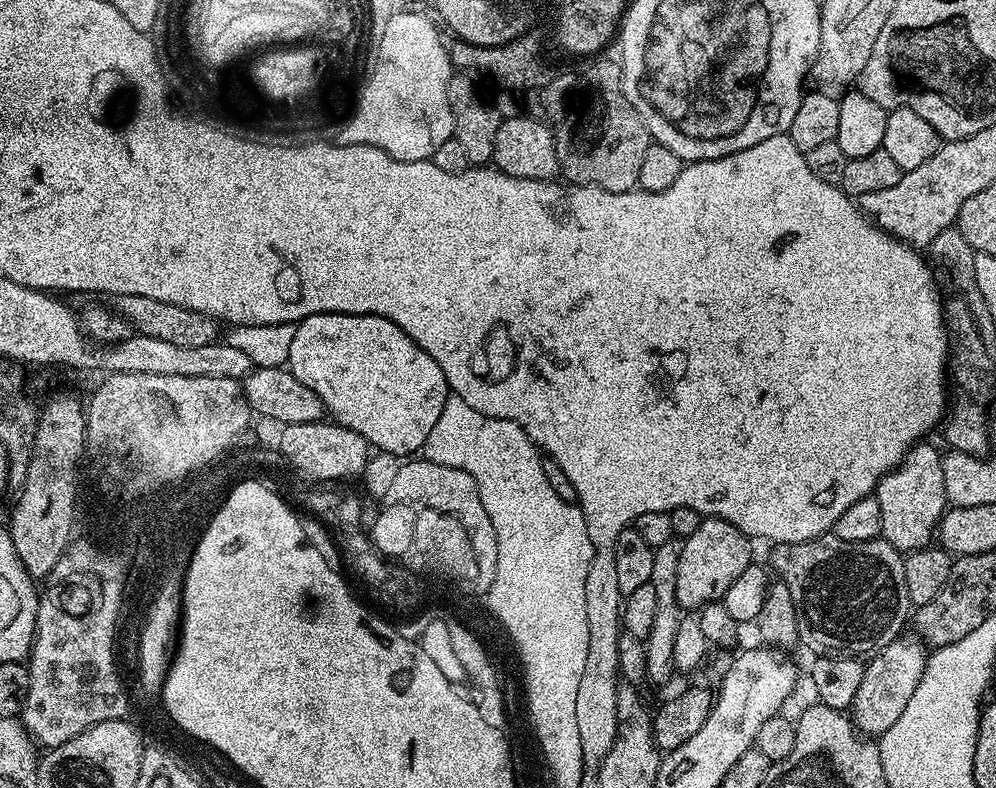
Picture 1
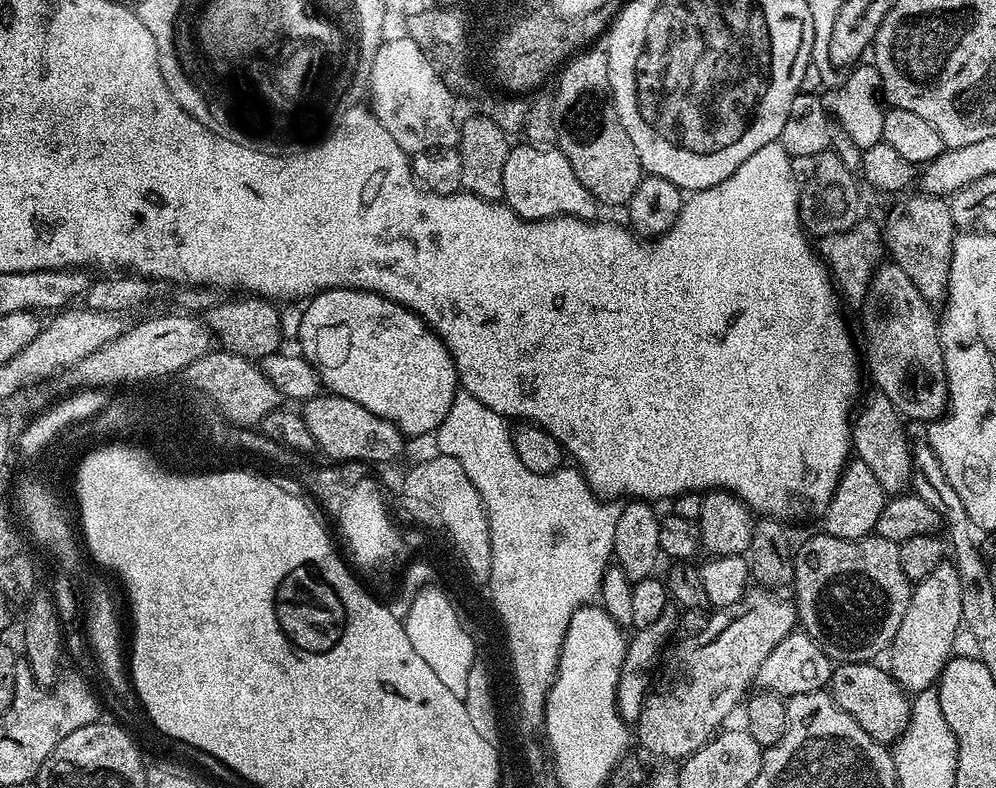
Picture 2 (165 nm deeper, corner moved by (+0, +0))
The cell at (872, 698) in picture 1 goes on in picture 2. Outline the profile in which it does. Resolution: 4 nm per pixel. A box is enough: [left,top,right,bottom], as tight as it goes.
[890,562,966,693]

